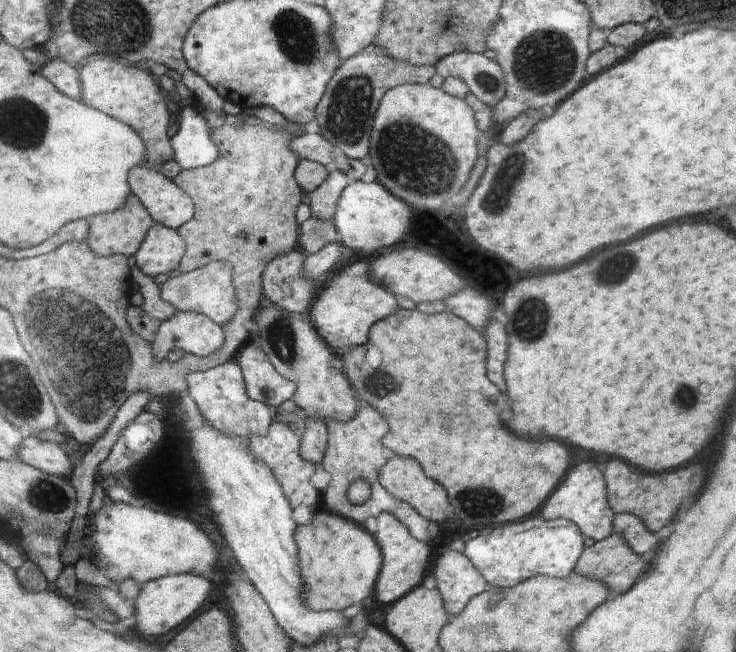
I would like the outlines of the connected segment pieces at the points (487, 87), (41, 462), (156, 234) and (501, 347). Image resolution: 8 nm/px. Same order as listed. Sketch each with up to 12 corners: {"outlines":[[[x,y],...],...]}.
{"outlines":[[[455,52],[435,64],[460,78],[486,106],[506,98],[503,65],[484,54]],[[27,434],[22,461],[66,477],[72,462],[56,443]],[[155,223],[135,255],[154,279],[178,269],[187,242],[176,229]],[[495,317],[482,330],[488,376],[506,388],[507,324]]]}

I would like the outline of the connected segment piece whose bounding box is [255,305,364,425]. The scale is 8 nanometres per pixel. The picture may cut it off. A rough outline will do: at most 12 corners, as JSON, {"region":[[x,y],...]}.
{"region":[[260,309],[255,336],[299,385],[292,400],[326,425],[348,422],[354,400],[337,356],[309,313]]}

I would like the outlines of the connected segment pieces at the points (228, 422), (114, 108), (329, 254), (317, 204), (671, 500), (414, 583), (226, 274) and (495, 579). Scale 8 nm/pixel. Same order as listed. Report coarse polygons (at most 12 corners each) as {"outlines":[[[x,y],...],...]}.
{"outlines":[[[228,361],[188,376],[199,411],[220,432],[266,436],[272,414]],[[120,60],[80,62],[84,104],[148,140],[156,170],[175,158],[153,74]],[[342,242],[326,244],[306,256],[303,275],[318,286],[328,277],[342,252]],[[331,170],[327,182],[308,194],[311,217],[332,221],[340,195],[352,181]],[[608,462],[616,512],[658,532],[692,504],[708,478],[702,464],[656,476]],[[392,513],[373,520],[383,551],[376,597],[391,605],[420,585],[432,552]],[[214,261],[161,285],[177,311],[230,323],[239,312],[234,272]],[[566,519],[498,526],[463,553],[488,584],[569,577],[584,549]]]}

